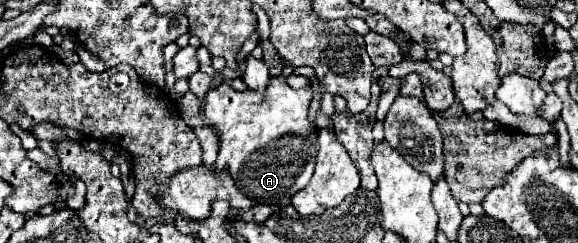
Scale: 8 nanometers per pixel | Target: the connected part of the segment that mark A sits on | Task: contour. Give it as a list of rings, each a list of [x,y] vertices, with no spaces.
[[[283,74],[271,76],[265,94],[257,94],[253,90],[237,92],[229,84],[221,82],[219,86],[213,86],[205,96],[205,122],[215,128],[221,138],[215,166],[217,170],[227,168],[233,180],[239,178],[241,170],[239,190],[249,200],[257,204],[283,206],[311,180],[315,156],[319,150],[317,128],[309,120],[311,100],[311,86],[293,90]]]

